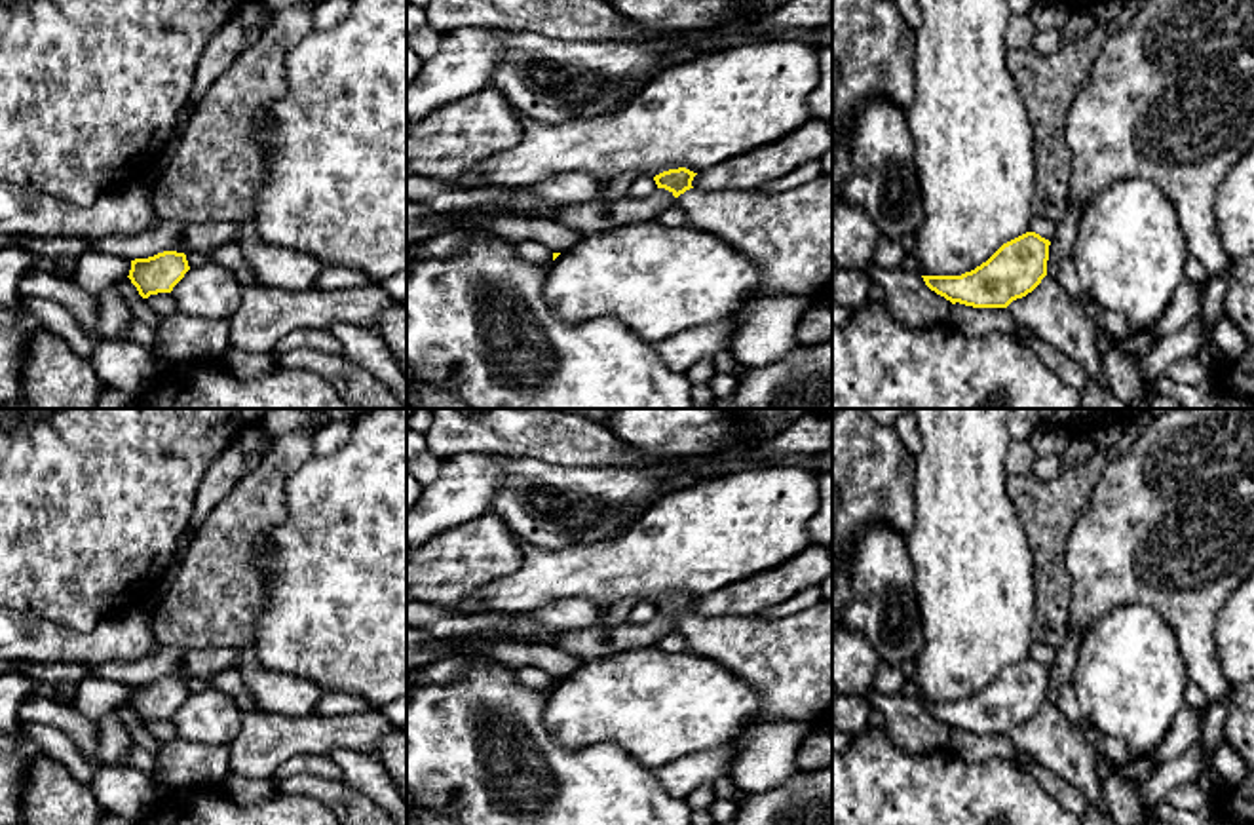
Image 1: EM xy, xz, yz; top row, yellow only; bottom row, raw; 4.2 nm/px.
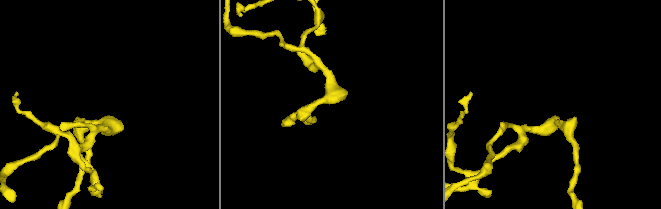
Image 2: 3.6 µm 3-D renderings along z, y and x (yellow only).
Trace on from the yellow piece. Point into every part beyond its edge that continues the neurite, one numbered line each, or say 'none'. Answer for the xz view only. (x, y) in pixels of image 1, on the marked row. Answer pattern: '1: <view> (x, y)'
1: xz (787, 234)

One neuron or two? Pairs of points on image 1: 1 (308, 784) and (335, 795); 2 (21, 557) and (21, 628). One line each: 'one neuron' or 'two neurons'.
1: one neuron
2: two neurons

